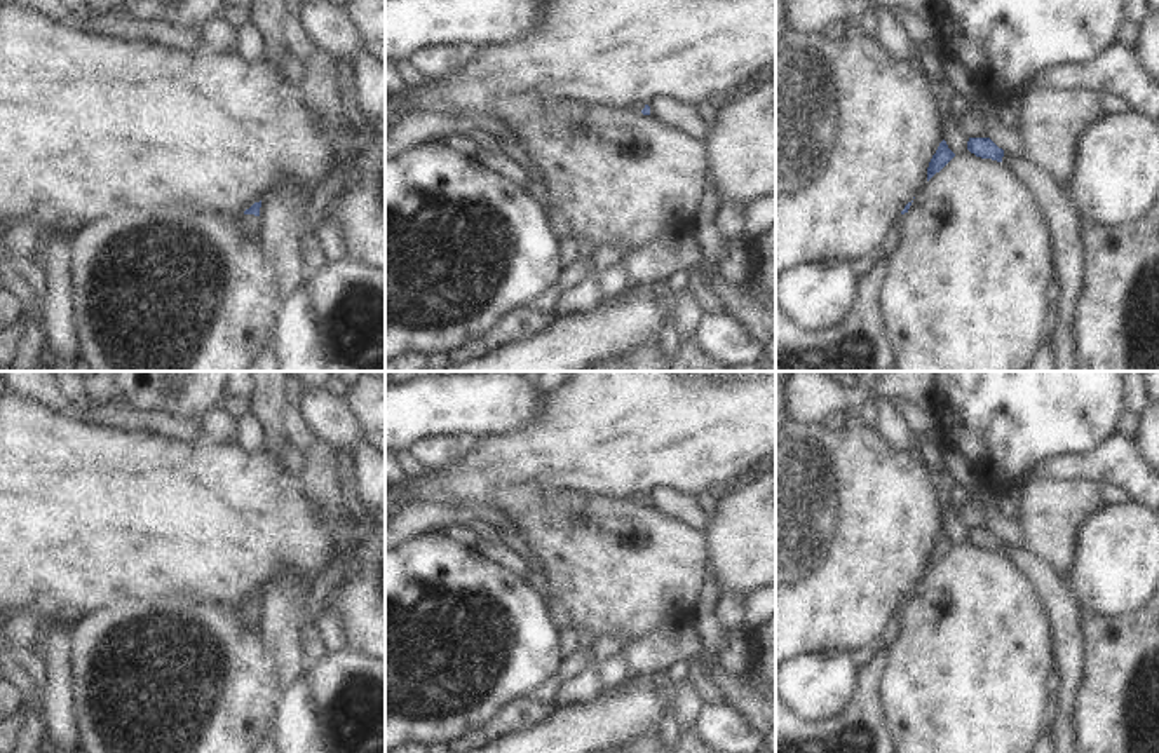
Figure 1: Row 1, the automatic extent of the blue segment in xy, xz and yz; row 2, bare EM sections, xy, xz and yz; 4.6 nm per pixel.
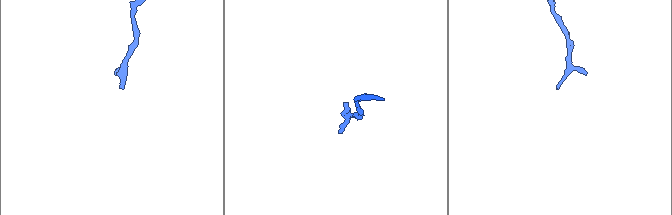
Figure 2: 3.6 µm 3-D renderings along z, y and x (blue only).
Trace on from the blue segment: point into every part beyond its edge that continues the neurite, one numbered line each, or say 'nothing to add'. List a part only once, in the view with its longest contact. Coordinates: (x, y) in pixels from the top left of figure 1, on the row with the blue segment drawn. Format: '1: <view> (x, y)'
1: xy (250, 222)

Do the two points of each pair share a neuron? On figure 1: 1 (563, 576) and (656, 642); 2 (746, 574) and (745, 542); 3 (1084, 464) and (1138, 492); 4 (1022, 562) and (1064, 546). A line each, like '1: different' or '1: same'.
1: different
2: same
3: same
4: different

